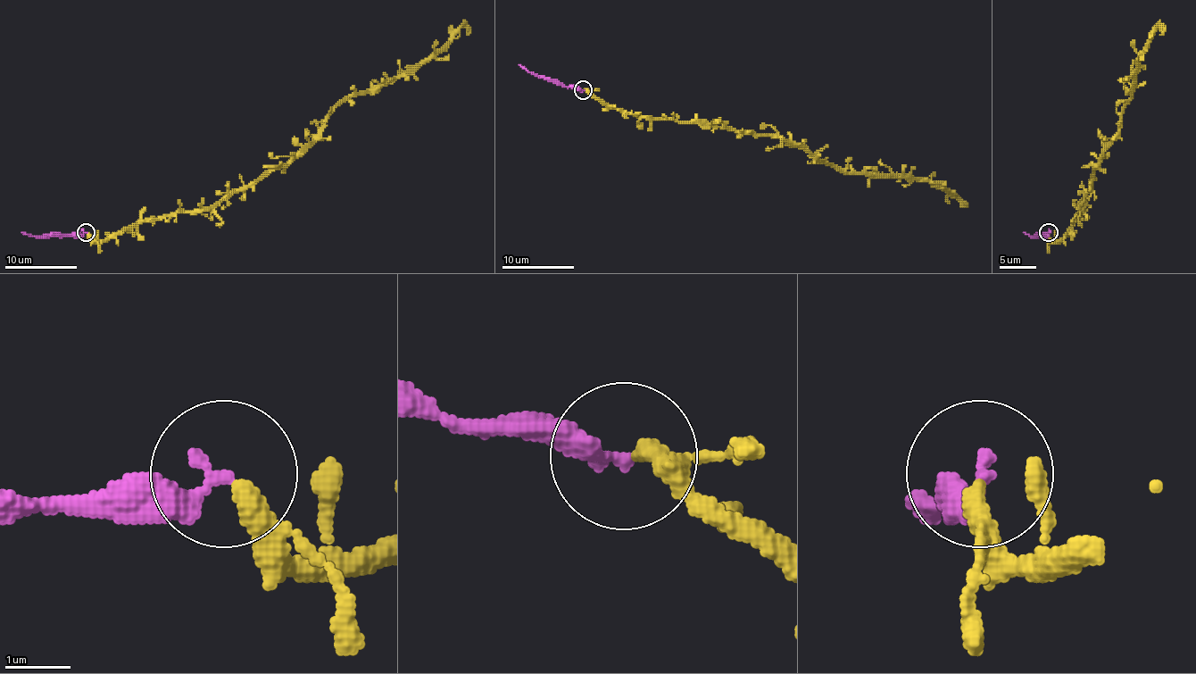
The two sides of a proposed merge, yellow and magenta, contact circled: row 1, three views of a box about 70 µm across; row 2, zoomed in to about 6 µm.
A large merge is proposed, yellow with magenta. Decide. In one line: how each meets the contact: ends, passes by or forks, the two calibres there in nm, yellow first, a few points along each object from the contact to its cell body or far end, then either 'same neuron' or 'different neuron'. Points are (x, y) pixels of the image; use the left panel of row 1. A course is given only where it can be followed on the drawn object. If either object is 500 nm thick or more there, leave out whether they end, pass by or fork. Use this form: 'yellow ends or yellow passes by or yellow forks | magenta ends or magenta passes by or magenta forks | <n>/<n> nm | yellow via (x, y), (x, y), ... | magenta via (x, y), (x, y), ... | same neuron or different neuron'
yellow ends | magenta ends | 340/280 nm | yellow via (87, 232), (105, 242), (144, 221), (214, 209), (285, 167), (337, 105), (407, 76), (463, 25), (469, 35) | magenta via (85, 232), (42, 236), (21, 232) | same neuron

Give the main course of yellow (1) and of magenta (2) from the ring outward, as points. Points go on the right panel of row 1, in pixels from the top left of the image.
1: (1049, 232), (1058, 242), (1076, 221), (1092, 170), (1131, 96), (1136, 58), (1159, 25), (1159, 35)
2: (1049, 232), (1036, 236), (1024, 232)

